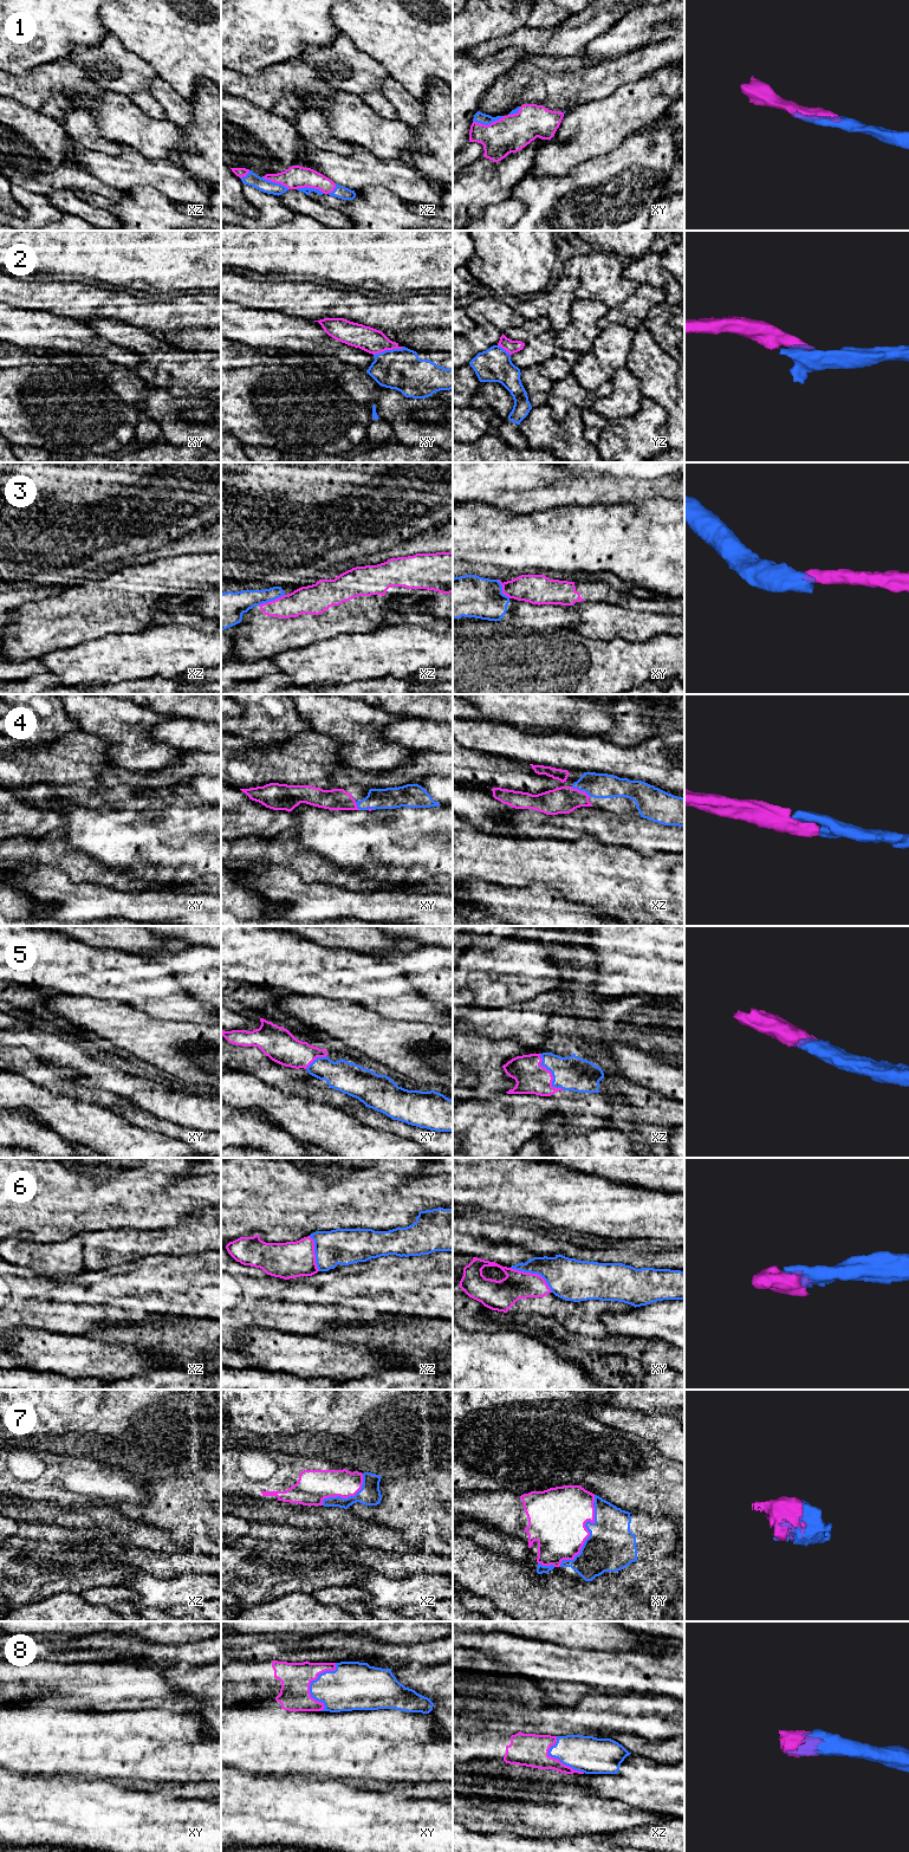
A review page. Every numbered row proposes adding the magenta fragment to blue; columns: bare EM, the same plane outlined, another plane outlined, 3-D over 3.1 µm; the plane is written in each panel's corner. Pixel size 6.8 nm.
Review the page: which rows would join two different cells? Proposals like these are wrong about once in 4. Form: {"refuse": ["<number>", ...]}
{"refuse": ["3", "6"]}

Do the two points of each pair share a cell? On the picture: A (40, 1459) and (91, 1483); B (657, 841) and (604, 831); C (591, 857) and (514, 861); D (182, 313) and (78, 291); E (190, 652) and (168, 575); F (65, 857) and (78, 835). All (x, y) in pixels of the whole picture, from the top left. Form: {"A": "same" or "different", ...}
{"A": "same", "B": "same", "C": "same", "D": "same", "E": "different", "F": "different"}

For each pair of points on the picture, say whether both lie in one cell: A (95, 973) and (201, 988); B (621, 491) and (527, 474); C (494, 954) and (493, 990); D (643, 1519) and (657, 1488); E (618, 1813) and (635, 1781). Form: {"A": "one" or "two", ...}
{"A": "two", "B": "one", "C": "one", "D": "two", "E": "two"}

